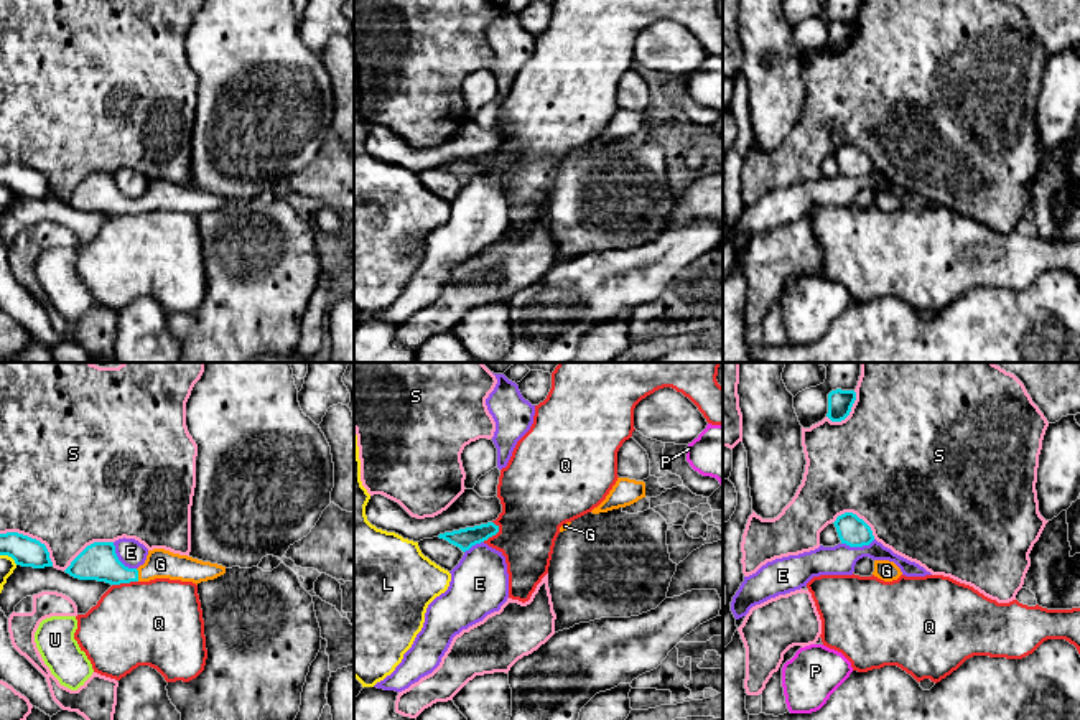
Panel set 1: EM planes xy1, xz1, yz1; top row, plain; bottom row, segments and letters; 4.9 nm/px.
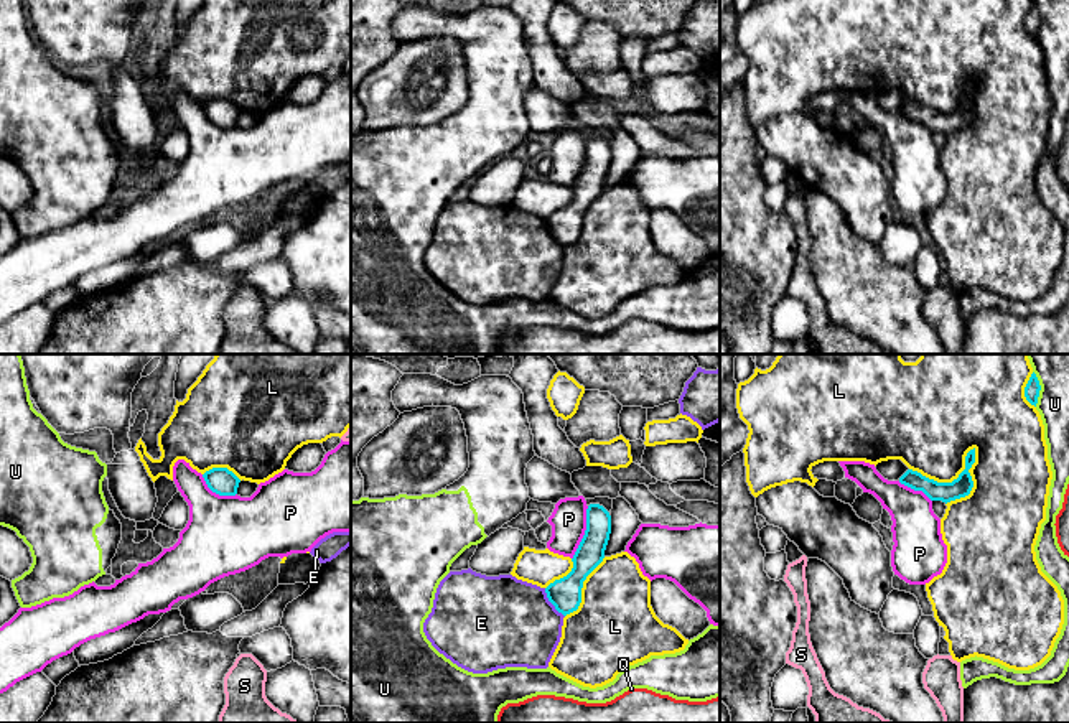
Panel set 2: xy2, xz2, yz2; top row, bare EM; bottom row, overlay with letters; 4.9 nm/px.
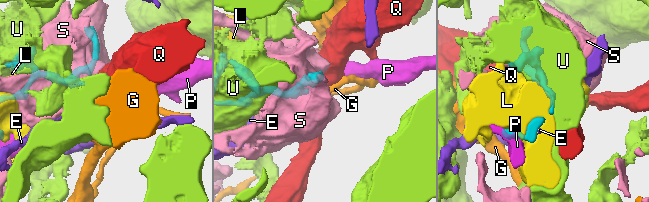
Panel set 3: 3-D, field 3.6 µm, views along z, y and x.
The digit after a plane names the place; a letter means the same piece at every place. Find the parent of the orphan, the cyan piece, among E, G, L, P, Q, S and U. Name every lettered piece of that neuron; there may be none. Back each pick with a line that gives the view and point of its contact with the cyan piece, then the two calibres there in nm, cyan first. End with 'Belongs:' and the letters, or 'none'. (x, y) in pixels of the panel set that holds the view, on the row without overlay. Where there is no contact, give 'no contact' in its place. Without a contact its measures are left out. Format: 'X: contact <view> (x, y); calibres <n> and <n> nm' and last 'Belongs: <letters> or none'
G: contact xy1 (137, 206); calibres 180 and 140 nm
Belongs: G

